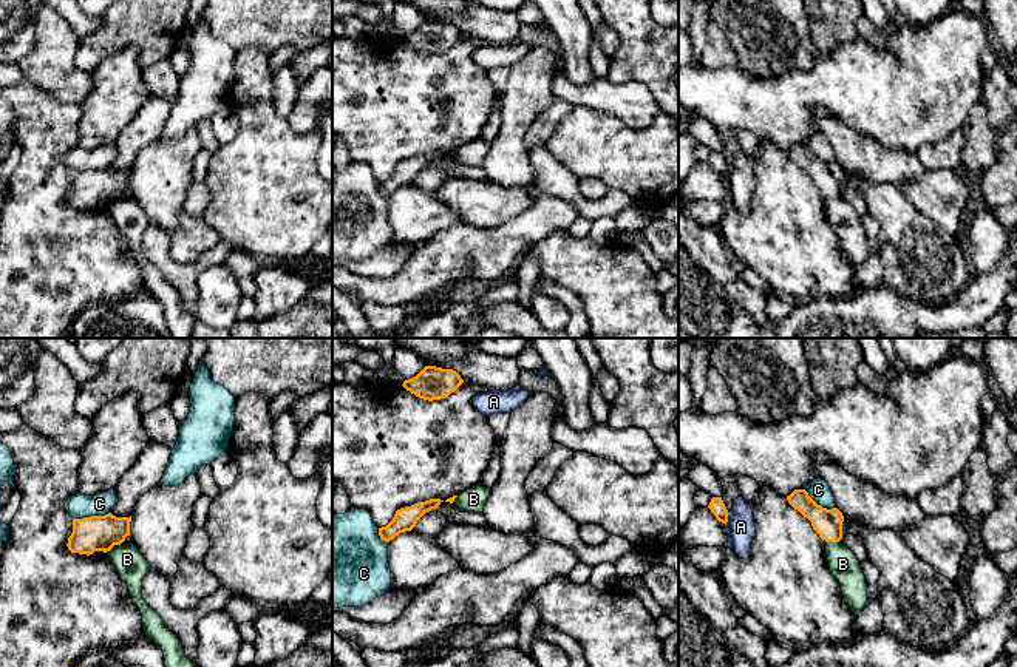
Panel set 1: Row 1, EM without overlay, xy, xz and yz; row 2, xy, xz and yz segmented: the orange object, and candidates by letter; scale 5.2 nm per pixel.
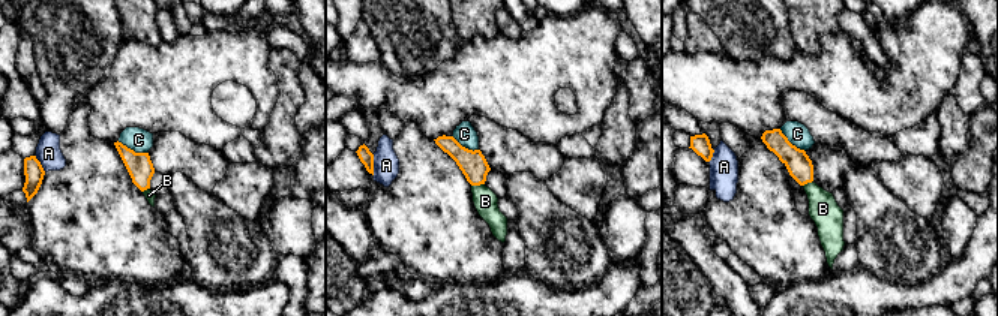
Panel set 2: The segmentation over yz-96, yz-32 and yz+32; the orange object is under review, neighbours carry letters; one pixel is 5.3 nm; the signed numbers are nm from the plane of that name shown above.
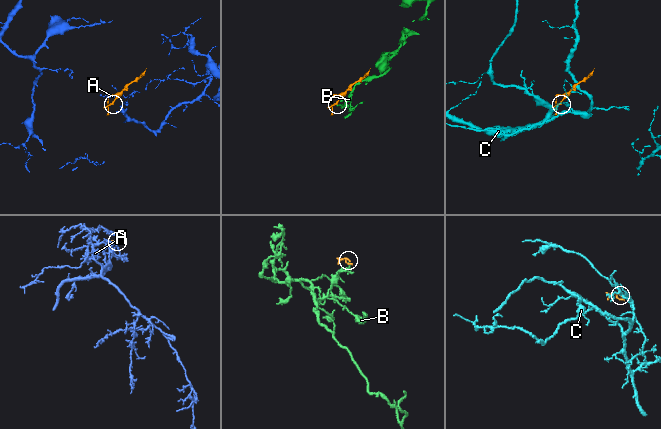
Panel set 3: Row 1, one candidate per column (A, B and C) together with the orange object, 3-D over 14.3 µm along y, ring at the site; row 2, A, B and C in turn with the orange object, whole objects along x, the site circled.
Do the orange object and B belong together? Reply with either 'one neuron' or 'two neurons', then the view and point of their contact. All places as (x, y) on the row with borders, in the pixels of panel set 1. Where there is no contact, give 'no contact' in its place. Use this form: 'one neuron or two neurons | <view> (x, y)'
two neurons | yz (833, 541)

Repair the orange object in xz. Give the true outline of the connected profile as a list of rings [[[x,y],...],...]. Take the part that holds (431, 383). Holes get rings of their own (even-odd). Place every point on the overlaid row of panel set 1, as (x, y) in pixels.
[[[425,366],[416,377],[405,380],[403,388],[419,398],[433,401],[448,397],[464,380],[453,369]]]

